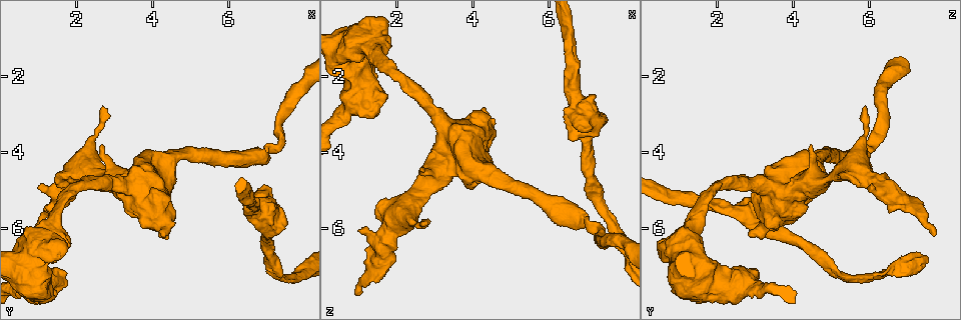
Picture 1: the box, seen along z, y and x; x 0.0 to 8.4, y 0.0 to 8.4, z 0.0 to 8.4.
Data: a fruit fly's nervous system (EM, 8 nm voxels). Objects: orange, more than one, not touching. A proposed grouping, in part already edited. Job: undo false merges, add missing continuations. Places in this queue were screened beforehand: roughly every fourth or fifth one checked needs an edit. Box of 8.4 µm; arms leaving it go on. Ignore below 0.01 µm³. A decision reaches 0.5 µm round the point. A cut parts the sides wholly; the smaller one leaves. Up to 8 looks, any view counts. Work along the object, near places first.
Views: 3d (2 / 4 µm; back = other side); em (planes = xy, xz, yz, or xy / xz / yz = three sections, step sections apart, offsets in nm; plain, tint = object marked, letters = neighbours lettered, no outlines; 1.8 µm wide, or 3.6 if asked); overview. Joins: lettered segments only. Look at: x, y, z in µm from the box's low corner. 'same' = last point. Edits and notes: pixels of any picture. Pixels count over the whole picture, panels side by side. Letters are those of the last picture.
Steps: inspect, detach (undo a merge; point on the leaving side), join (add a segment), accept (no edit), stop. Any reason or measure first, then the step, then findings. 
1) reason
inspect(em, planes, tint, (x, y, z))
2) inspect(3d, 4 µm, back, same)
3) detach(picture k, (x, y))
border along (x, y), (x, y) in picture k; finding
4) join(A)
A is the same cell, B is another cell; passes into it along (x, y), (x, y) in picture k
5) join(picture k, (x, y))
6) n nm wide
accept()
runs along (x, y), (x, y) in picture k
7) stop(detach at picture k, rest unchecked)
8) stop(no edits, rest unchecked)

thick turns thin
inspect(em, xz, step 16, tint, (6.95, 4.10, 5.85))

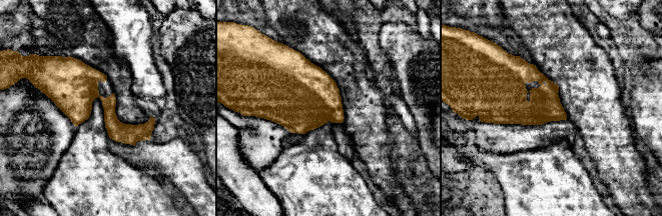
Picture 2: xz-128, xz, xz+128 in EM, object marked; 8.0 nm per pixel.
inspect(em, planes, letters, same)

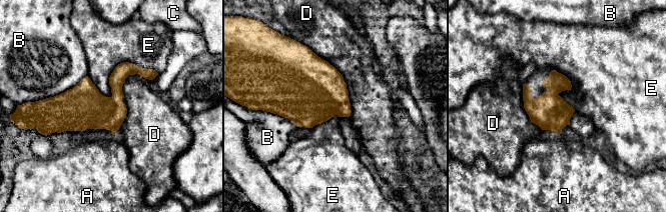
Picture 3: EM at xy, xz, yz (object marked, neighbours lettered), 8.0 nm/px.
D touches over 700 nm
accept()
A, B, C, D and E are other cells; border along (158, 73), (120, 62), (109, 77) in picture 3; continuous, no second cell

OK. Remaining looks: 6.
thick turns thin
inspect(em, planes, tint, (7.90, 7.15, 6.45))

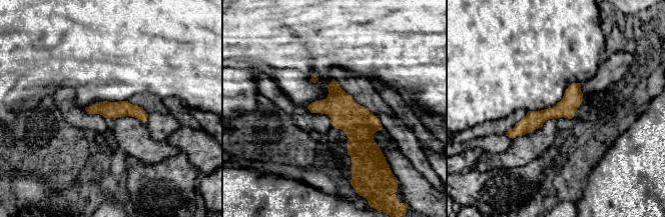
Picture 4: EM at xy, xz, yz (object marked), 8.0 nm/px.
see the neighbours
inspect(em, planes, letters, same)

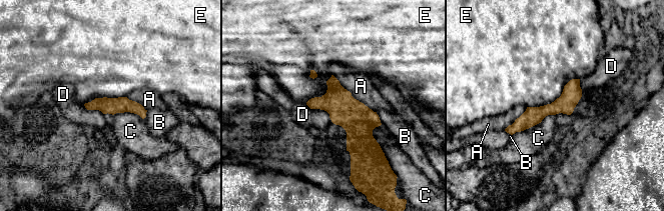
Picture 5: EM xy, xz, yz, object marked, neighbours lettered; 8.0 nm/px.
accept()
A, B, C, D and E are other cells; border along (579, 78), (550, 103), (527, 107) in picture 5; continuous, no second cell

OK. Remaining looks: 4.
an open end
inspect(em, planes, letters, (2.65, 3.80, 4.50))

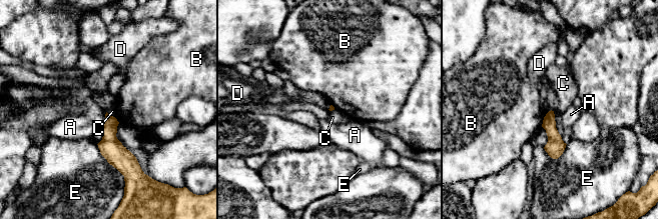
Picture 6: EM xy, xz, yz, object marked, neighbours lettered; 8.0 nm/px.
E touches over 360 nm
accept()
A, B, C, D and E are other cells; none of them fits

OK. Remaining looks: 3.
stop(no edits, rest unchecked)

